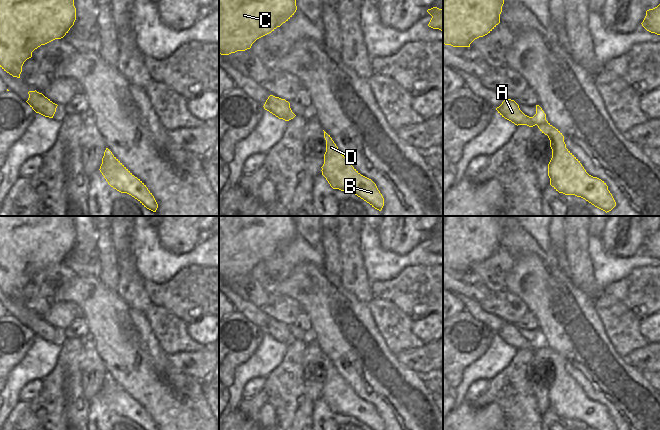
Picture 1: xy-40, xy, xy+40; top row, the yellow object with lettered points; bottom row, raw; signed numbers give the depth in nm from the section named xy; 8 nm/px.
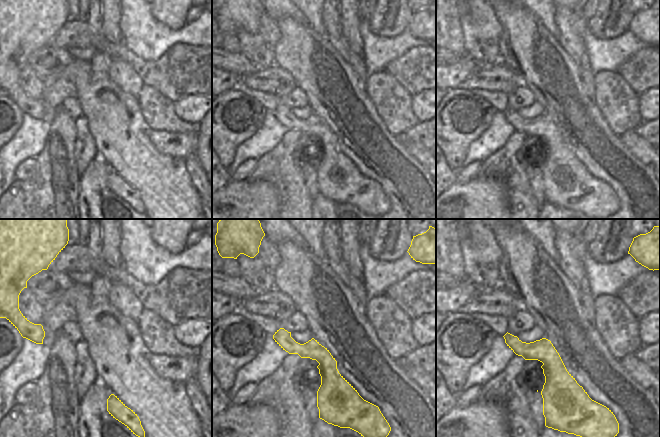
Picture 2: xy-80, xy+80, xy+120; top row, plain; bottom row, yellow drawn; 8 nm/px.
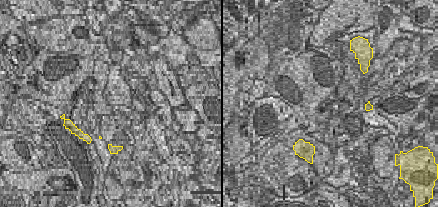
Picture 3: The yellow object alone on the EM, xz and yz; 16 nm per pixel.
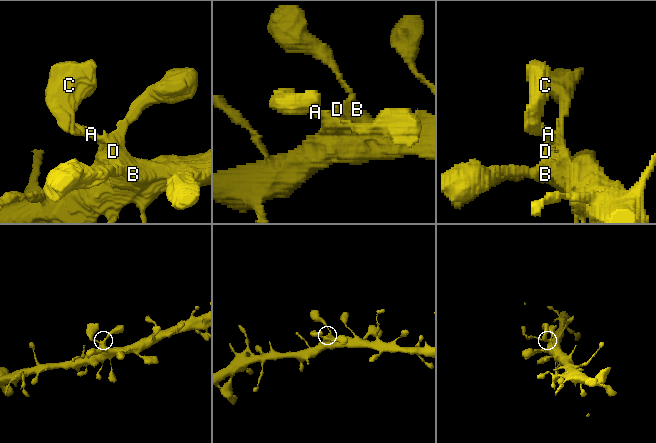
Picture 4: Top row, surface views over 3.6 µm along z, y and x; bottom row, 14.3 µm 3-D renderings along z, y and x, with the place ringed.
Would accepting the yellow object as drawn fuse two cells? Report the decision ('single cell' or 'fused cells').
single cell

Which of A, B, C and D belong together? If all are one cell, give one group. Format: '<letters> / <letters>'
A B C D

